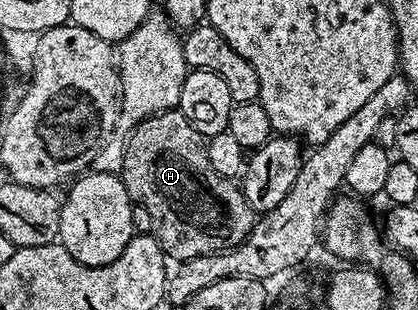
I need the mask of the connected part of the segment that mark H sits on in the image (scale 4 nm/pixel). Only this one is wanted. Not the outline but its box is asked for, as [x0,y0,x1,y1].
[118,108,258,263]

